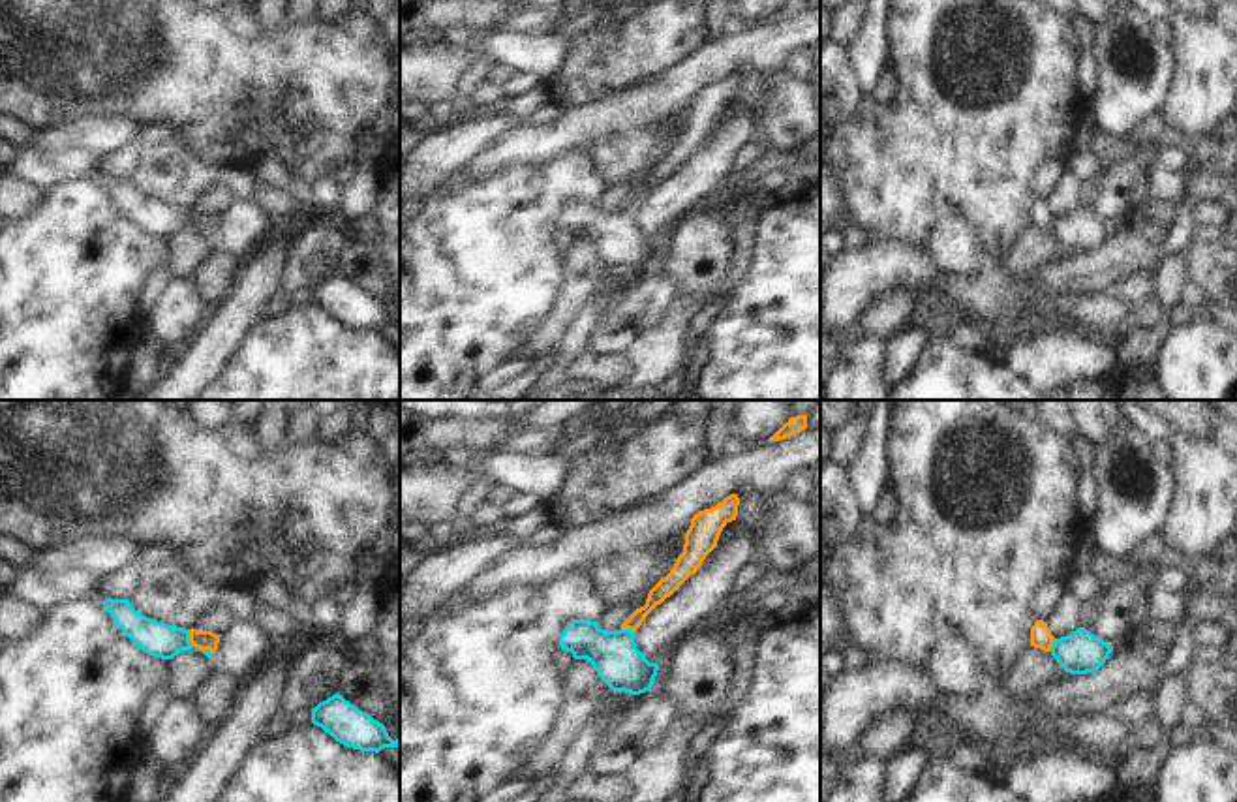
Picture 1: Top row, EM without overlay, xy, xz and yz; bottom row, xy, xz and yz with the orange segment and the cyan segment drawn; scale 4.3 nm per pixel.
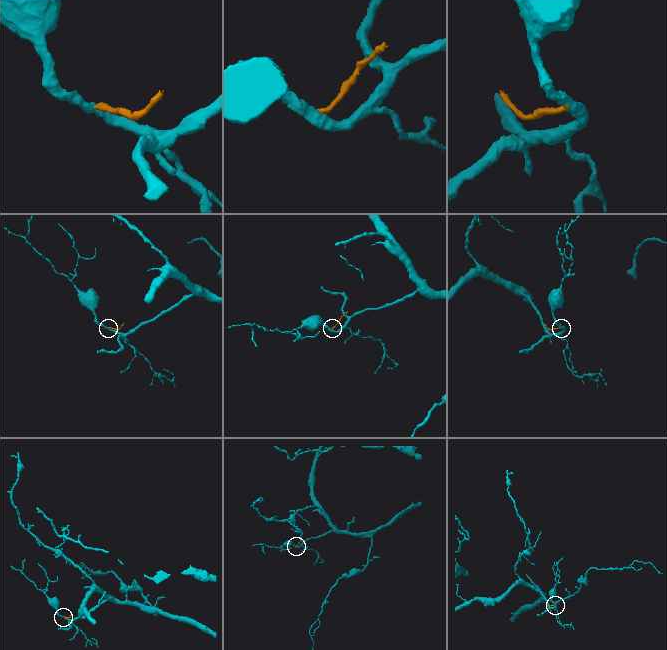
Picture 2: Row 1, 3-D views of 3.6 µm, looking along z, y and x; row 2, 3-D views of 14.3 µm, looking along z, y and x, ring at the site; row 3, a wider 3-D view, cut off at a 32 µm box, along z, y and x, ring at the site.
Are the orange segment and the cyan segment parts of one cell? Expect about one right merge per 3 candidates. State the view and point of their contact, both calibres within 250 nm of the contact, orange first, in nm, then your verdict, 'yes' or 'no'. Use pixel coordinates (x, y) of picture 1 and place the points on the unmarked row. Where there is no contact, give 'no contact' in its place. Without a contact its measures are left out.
meets orange in xy at (196, 226); 80 nm thick on the orange side, 150 nm on the other; no

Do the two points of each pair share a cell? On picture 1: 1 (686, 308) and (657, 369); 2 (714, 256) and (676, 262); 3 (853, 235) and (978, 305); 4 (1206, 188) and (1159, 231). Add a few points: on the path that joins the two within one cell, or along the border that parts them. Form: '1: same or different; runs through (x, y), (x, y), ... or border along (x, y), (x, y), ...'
1: same; runs through (672, 323), (657, 354)
2: same; runs through (704, 256), (686, 256)
3: different; border along (868, 245), (845, 250)
4: same; runs through (1194, 200), (1170, 226)

